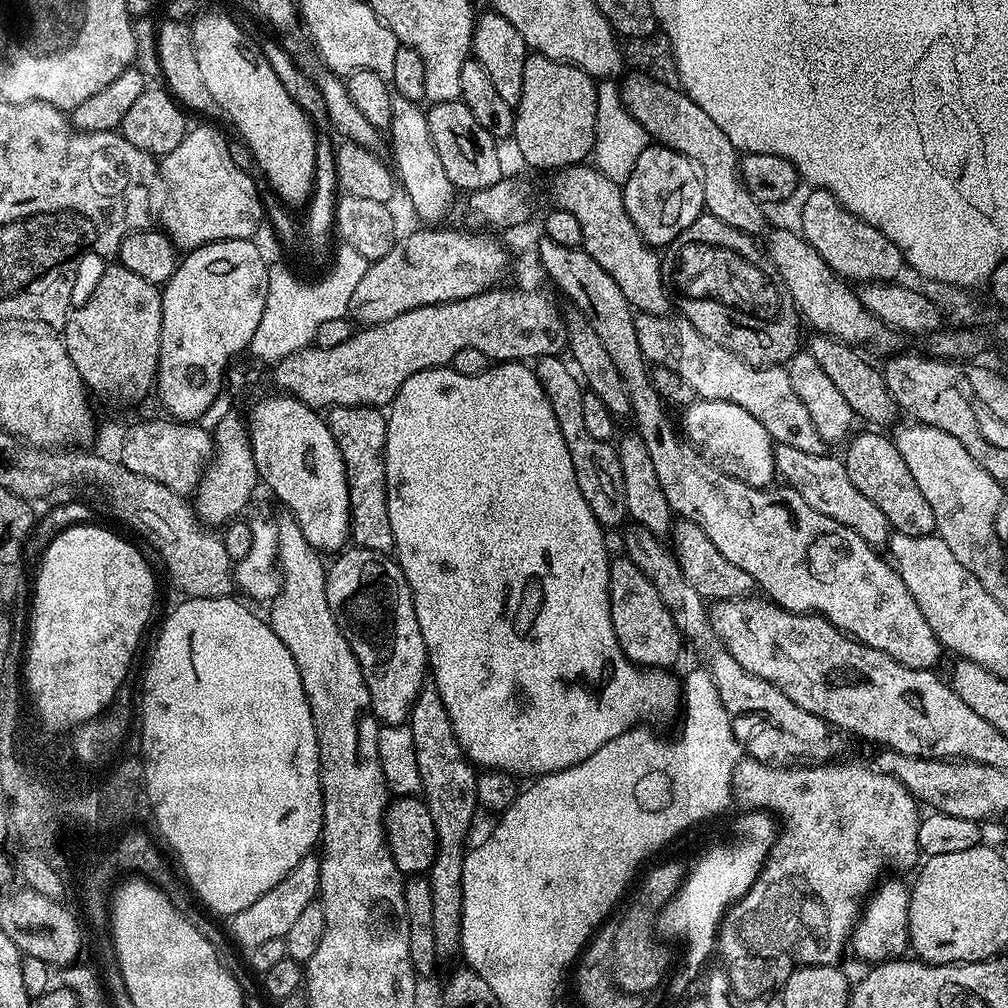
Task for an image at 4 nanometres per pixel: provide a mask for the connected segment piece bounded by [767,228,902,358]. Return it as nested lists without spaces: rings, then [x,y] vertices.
[[[780,228],[777,232],[770,232],[767,233],[767,259],[788,287],[792,301],[796,303],[797,312],[807,323],[809,320],[816,327],[817,333],[833,336],[843,344],[869,344],[880,358],[887,358],[901,351],[901,333],[889,324],[881,322],[870,310],[866,310],[859,295],[848,289],[851,287],[832,271],[831,266],[818,254],[818,250],[814,250],[814,246],[810,246],[799,231],[787,232],[786,229]]]

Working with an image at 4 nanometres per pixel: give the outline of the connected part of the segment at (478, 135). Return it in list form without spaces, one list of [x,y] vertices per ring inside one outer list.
[[[451,100],[441,104],[432,104],[427,109],[430,138],[434,138],[434,146],[438,150],[438,158],[442,158],[442,167],[446,170],[446,178],[458,190],[465,193],[477,192],[483,188],[494,186],[502,178],[500,172],[500,152],[498,141],[470,114],[464,101]]]

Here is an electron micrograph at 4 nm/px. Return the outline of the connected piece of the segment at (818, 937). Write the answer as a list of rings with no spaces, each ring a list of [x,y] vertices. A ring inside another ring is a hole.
[[[744,758],[736,766],[736,773],[732,779],[732,794],[735,803],[737,805],[739,803],[745,804],[743,807],[748,810],[763,810],[775,817],[782,825],[776,840],[772,843],[771,850],[768,851],[764,866],[760,869],[760,876],[754,882],[754,886],[750,886],[750,890],[746,890],[743,898],[726,909],[724,917],[720,919],[720,931],[716,934],[718,960],[720,956],[721,962],[724,963],[721,964],[723,971],[728,973],[728,981],[732,987],[733,997],[739,998],[741,1001],[743,1001],[742,999],[756,1000],[759,996],[766,995],[767,992],[774,991],[773,993],[775,993],[783,985],[785,978],[796,968],[805,968],[807,964],[839,965],[841,963],[840,955],[846,952],[849,947],[852,930],[856,927],[858,919],[856,899],[860,895],[863,897],[877,883],[876,875],[887,864],[892,868],[908,868],[912,863],[914,863],[913,865],[917,863],[918,826],[922,819],[922,812],[919,812],[921,809],[918,807],[916,797],[911,796],[896,777],[881,772],[875,767],[869,766],[867,768],[864,764],[834,763],[836,762],[812,764],[811,766],[773,766],[764,764],[760,760]]]

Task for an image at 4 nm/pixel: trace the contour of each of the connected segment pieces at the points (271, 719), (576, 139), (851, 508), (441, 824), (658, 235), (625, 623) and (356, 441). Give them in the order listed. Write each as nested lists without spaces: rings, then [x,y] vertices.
[[[215,596],[214,598],[191,598],[181,599],[181,604],[169,614],[164,620],[164,625],[160,628],[160,637],[156,640],[156,645],[152,648],[152,657],[148,660],[148,669],[144,672],[144,697],[138,700],[138,720],[144,725],[140,728],[140,740],[144,743],[144,754],[142,753],[142,761],[145,768],[146,786],[152,787],[154,798],[158,799],[158,811],[160,811],[160,824],[166,825],[168,832],[168,840],[176,843],[176,848],[182,851],[184,856],[184,864],[188,864],[185,868],[186,880],[190,885],[191,891],[200,895],[200,900],[212,912],[217,912],[220,916],[231,918],[238,914],[238,910],[246,910],[246,906],[258,902],[258,898],[262,898],[262,894],[266,894],[266,890],[274,890],[278,886],[278,882],[282,882],[282,878],[286,878],[286,874],[290,874],[290,870],[294,870],[294,866],[298,866],[298,862],[302,862],[302,858],[309,855],[313,851],[312,847],[317,847],[320,839],[320,829],[324,822],[324,803],[322,802],[322,790],[320,789],[320,747],[318,746],[318,738],[316,737],[316,727],[314,726],[314,718],[312,711],[308,705],[306,694],[302,690],[302,678],[298,674],[298,666],[294,666],[294,658],[290,658],[290,650],[286,650],[286,646],[282,646],[282,638],[278,638],[278,634],[274,634],[271,623],[267,619],[264,620],[260,616],[255,616],[247,603],[239,604],[236,598],[232,596]]]
[[[537,54],[529,55],[526,70],[522,70],[522,98],[514,106],[516,121],[512,136],[520,156],[532,168],[570,168],[574,164],[585,163],[592,156],[592,147],[596,141],[596,101],[597,81],[587,76],[581,68],[573,64],[558,62]]]
[[[776,444],[776,470],[779,479],[787,487],[794,489],[818,514],[826,514],[826,518],[834,518],[834,522],[842,522],[842,526],[850,526],[858,535],[873,546],[887,545],[890,539],[890,525],[886,514],[850,482],[850,474],[846,474],[846,466],[839,455],[806,454],[795,446]]]
[[[435,686],[420,689],[418,698],[412,707],[410,717],[412,741],[414,742],[414,758],[418,758],[418,778],[420,792],[426,807],[430,810],[430,822],[434,822],[436,831],[436,857],[426,878],[430,882],[430,894],[434,894],[434,938],[436,939],[437,957],[457,955],[460,952],[460,919],[462,918],[462,866],[466,855],[464,843],[468,840],[468,831],[472,828],[472,819],[478,813],[476,802],[477,769],[474,767],[464,748],[454,734],[454,726],[450,726],[450,714],[446,714],[446,706]]]
[[[653,143],[638,154],[638,162],[622,191],[626,214],[630,214],[634,226],[649,246],[667,246],[705,211],[702,182],[695,164],[663,144]]]
[[[627,558],[613,559],[608,565],[608,589],[610,590],[610,618],[614,622],[614,634],[626,654],[626,658],[641,668],[671,669],[671,664],[680,656],[682,637],[674,618],[670,618],[670,610],[666,610],[666,602],[658,598],[658,590],[654,590],[654,582],[634,566],[634,562]]]
[[[342,406],[327,409],[326,419],[330,434],[334,434],[334,442],[338,442],[338,450],[346,466],[346,482],[350,494],[351,543],[357,548],[391,553],[396,543],[394,530],[390,530],[386,462],[384,461],[388,417],[380,408]]]

